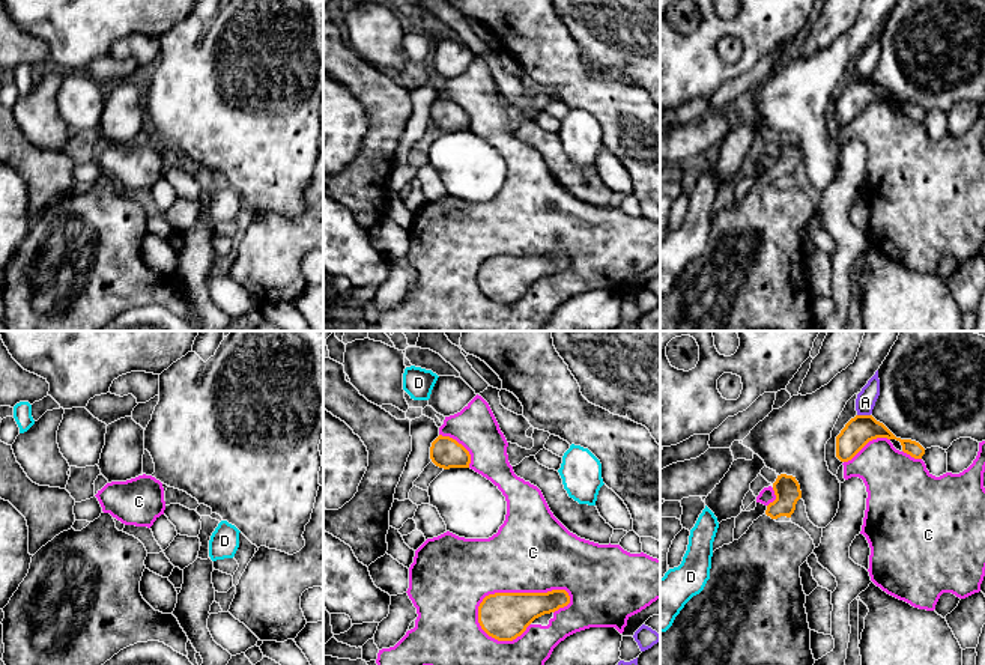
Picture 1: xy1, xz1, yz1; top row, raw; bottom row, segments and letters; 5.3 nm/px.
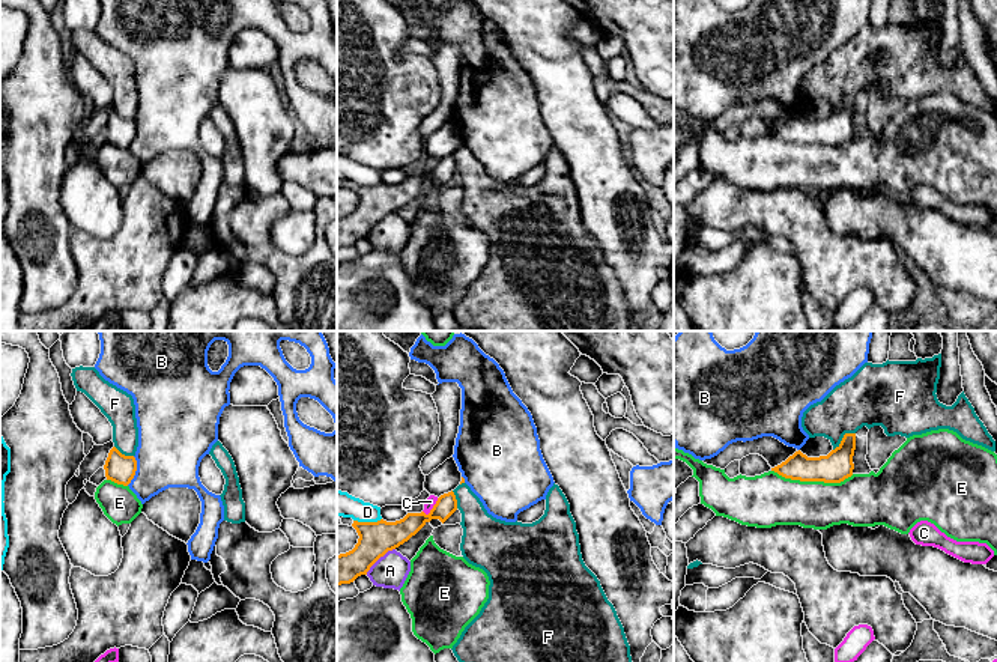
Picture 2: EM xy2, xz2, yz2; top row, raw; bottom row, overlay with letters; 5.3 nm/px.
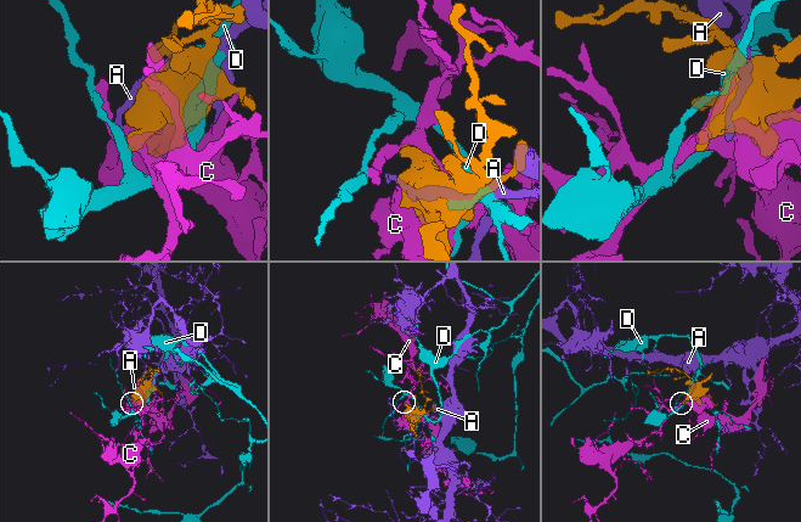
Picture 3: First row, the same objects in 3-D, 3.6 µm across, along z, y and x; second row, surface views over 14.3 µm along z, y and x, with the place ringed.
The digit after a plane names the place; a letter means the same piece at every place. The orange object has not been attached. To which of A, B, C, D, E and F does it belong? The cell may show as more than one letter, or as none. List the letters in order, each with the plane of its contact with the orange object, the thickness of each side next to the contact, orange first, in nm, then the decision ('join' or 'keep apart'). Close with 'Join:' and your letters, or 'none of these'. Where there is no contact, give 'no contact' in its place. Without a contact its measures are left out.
A: xz2 | 180/180 nm | keep apart
B: xy2 | 160/360 nm | keep apart
C: xz1 | 260/440 nm | keep apart
D: xz2 | 180/140 nm | keep apart
E: yz2 | 160/280 nm | keep apart
F: yz2 | 160/280 nm | keep apart
Join: none of these

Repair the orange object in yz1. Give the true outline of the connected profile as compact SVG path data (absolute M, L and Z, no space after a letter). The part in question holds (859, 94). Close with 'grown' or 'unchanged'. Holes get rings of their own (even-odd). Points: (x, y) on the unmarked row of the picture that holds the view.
M856 78L836 99L836 120L841 125L851 123L869 104L877 101L896 102L902 114L914 122L922 122L925 111L911 102L896 101L883 86L872 78Z; unchanged

